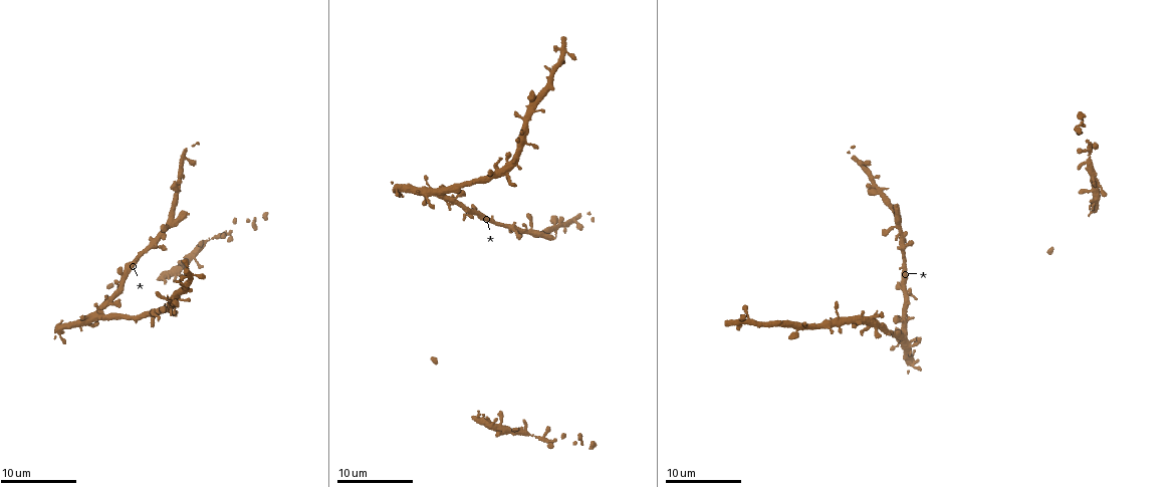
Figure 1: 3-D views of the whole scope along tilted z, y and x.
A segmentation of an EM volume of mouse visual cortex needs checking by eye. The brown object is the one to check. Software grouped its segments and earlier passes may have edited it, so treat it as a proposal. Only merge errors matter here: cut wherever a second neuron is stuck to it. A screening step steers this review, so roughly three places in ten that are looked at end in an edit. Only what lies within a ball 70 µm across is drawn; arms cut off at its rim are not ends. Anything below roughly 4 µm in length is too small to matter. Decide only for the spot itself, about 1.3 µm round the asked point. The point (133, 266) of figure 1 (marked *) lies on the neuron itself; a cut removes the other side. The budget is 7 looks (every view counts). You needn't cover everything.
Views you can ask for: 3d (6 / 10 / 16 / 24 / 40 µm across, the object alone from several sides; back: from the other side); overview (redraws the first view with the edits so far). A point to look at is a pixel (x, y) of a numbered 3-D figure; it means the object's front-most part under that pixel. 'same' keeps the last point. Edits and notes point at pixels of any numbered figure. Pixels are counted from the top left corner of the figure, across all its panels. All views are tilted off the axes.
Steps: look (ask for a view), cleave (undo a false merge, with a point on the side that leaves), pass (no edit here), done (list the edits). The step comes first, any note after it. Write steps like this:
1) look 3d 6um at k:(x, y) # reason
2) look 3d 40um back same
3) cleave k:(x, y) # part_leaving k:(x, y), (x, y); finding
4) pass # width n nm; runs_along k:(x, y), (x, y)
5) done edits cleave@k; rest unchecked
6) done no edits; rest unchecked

look 3d 10um at 1:(513, 227) # four or more arms meet

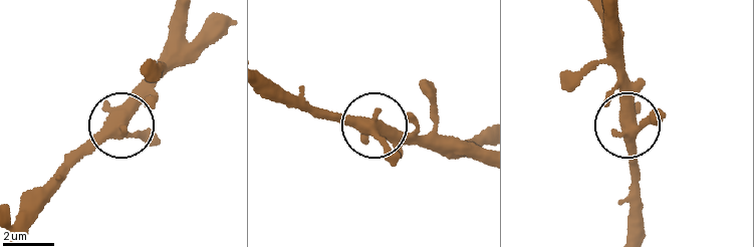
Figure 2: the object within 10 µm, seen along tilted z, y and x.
pass # side_arm 36 um; arms 4; all the same neuron

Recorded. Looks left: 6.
look 3d 10um at 1:(542, 235) # side arm on a straight run

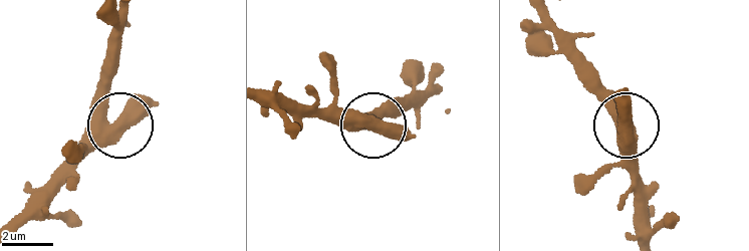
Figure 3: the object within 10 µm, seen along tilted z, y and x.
look 3d 6um at 3:(117, 123)

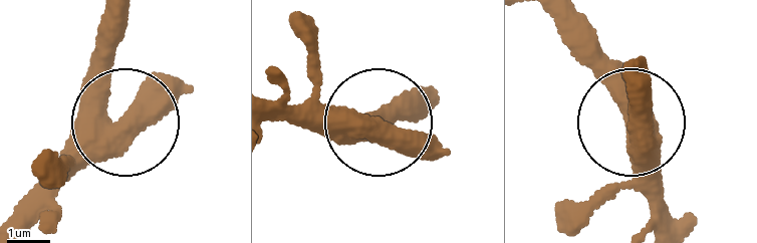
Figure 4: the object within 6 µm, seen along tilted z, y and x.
pass # width 490 nm; continuous, no second neuron

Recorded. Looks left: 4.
look 3d 10um at 1:(903, 332) # three arms meet

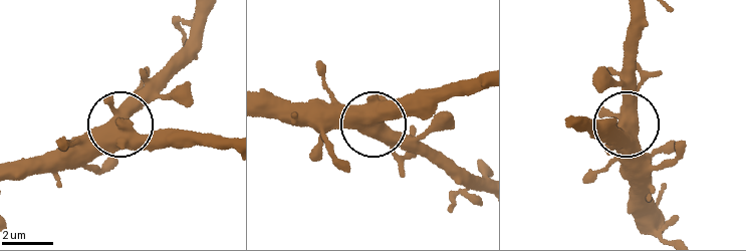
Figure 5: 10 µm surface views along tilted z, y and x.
pass # arms 3; runs_along 5:(482, 185), (378, 126), (296, 115); all the same neuron

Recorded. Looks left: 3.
done no edits; rest unchecked

